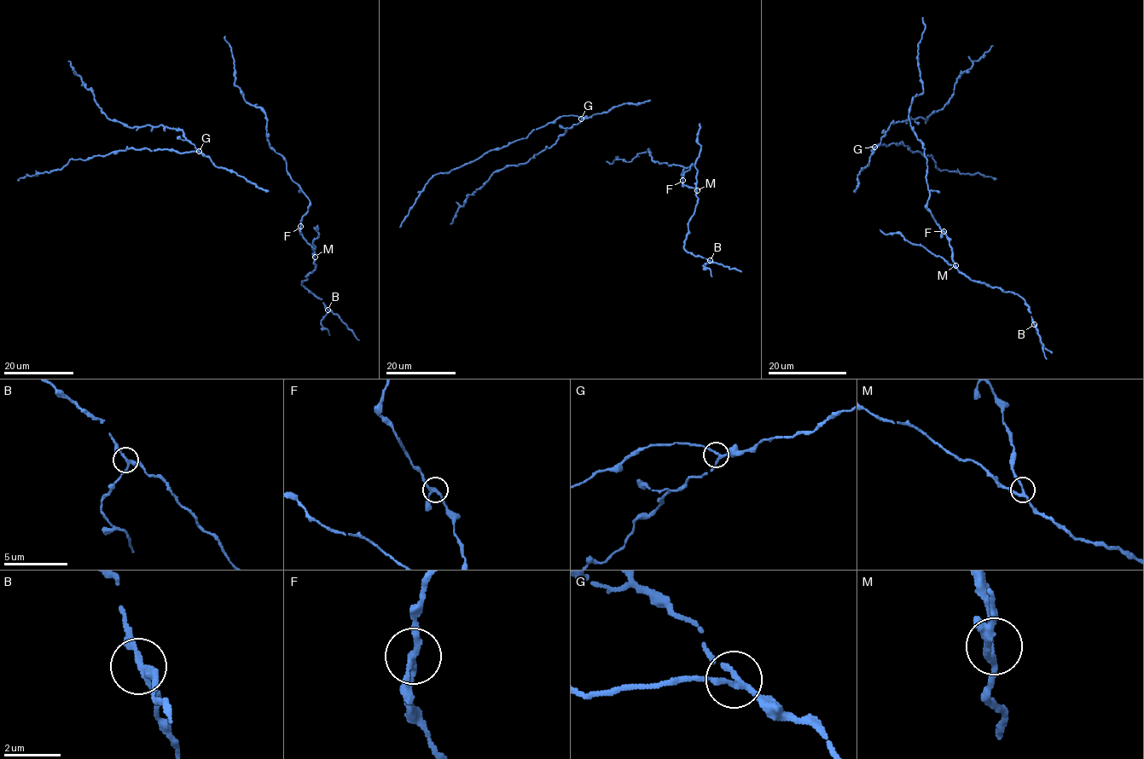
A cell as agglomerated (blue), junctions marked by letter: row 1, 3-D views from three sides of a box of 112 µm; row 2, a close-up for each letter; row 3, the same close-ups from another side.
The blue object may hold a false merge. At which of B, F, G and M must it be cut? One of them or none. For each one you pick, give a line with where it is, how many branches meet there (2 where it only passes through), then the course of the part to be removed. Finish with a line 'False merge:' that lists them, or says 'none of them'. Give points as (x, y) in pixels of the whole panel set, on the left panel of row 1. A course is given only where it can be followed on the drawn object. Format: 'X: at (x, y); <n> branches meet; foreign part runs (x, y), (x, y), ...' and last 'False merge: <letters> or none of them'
B: at (328, 309); 3 branches meet; foreign part runs (328, 309), (321, 324), (329, 335)
False merge: B

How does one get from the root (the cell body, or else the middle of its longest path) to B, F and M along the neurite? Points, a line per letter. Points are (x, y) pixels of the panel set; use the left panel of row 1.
B: (317, 225), (316, 229), (319, 235), (313, 242), (316, 268), (301, 284), (321, 298), (328, 309)
F: (317, 225), (316, 229), (319, 235), (313, 242), (316, 247), (314, 257), (314, 248), (303, 237), (300, 226)
M: (317, 225), (316, 229), (319, 235), (313, 242), (315, 257)

